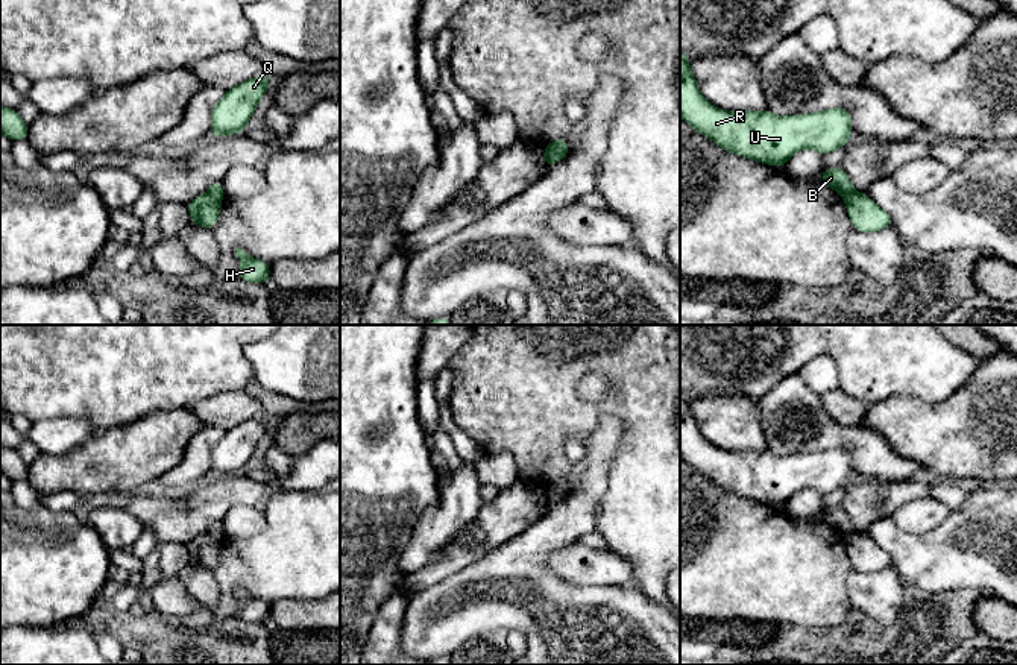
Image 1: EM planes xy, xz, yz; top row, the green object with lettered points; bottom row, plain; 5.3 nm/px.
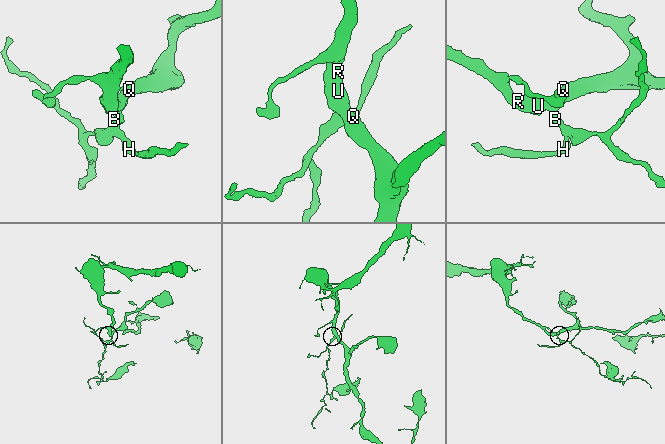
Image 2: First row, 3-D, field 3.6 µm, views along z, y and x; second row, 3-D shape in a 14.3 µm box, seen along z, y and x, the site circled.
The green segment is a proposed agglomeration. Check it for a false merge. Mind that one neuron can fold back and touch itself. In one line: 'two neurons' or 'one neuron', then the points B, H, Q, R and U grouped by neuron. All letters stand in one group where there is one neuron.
two neurons; B Q R U / H

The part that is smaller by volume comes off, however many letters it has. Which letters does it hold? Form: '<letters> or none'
H

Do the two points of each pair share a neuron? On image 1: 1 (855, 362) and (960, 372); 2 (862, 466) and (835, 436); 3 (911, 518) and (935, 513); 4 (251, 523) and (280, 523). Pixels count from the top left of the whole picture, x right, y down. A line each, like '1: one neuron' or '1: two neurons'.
1: one neuron
2: one neuron
3: one neuron
4: two neurons

